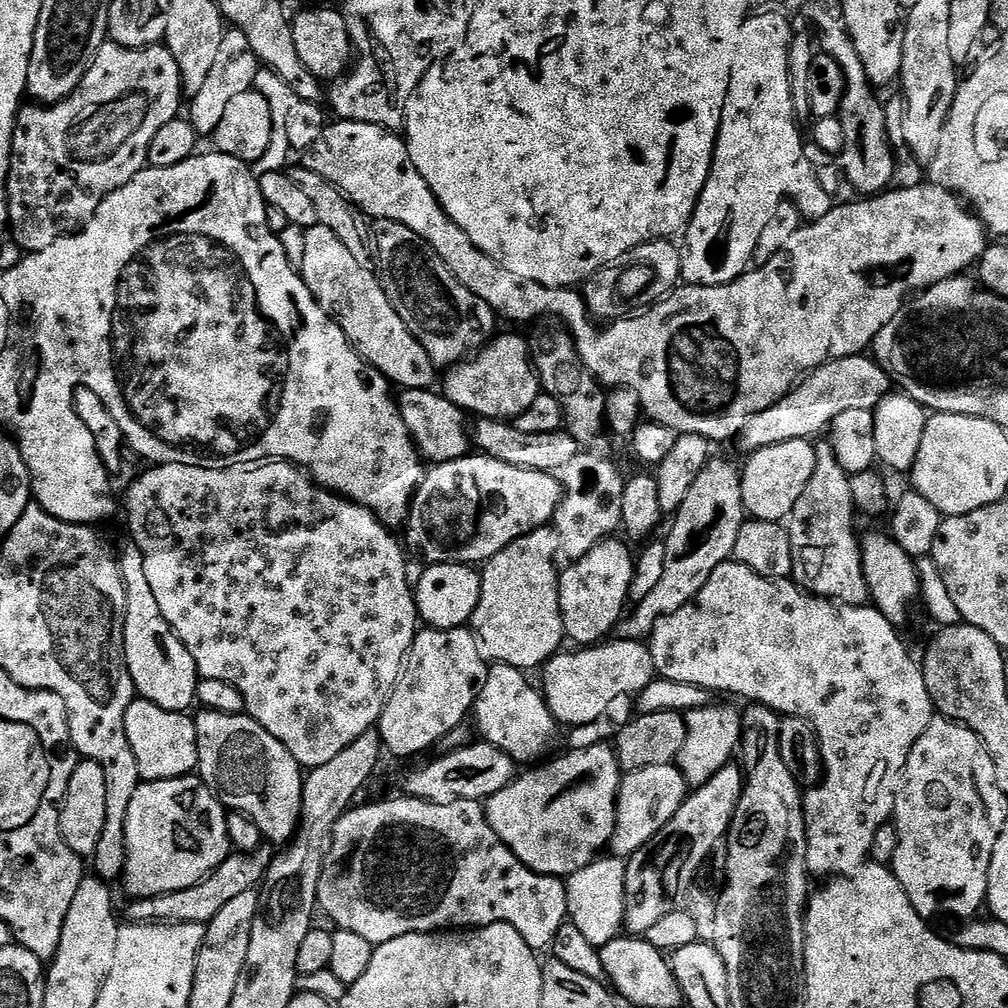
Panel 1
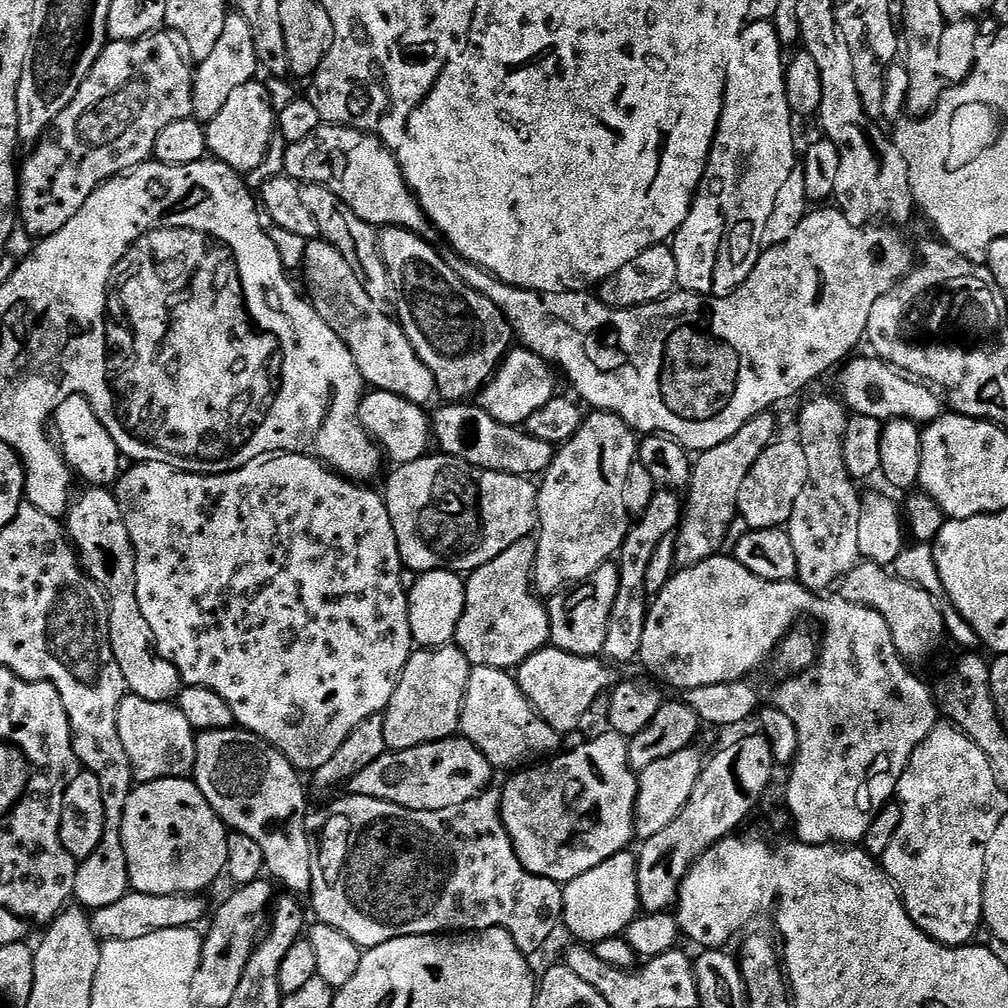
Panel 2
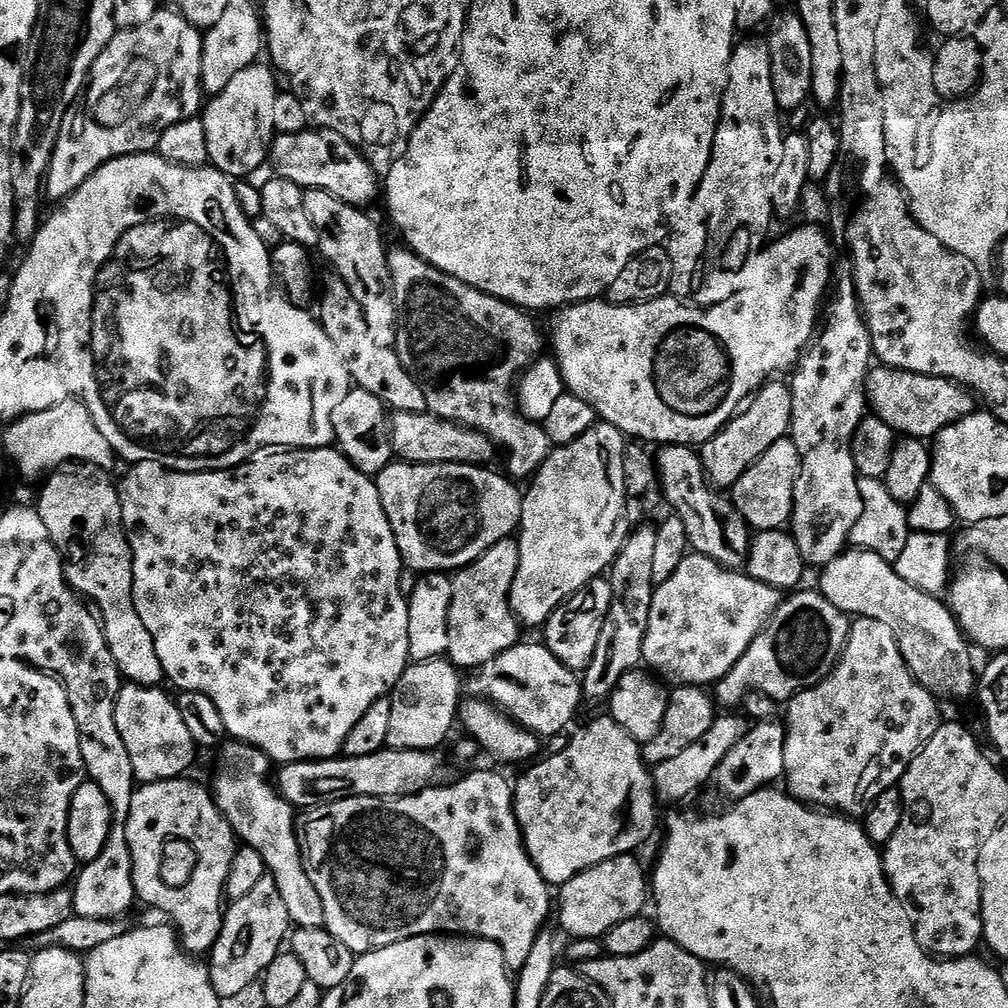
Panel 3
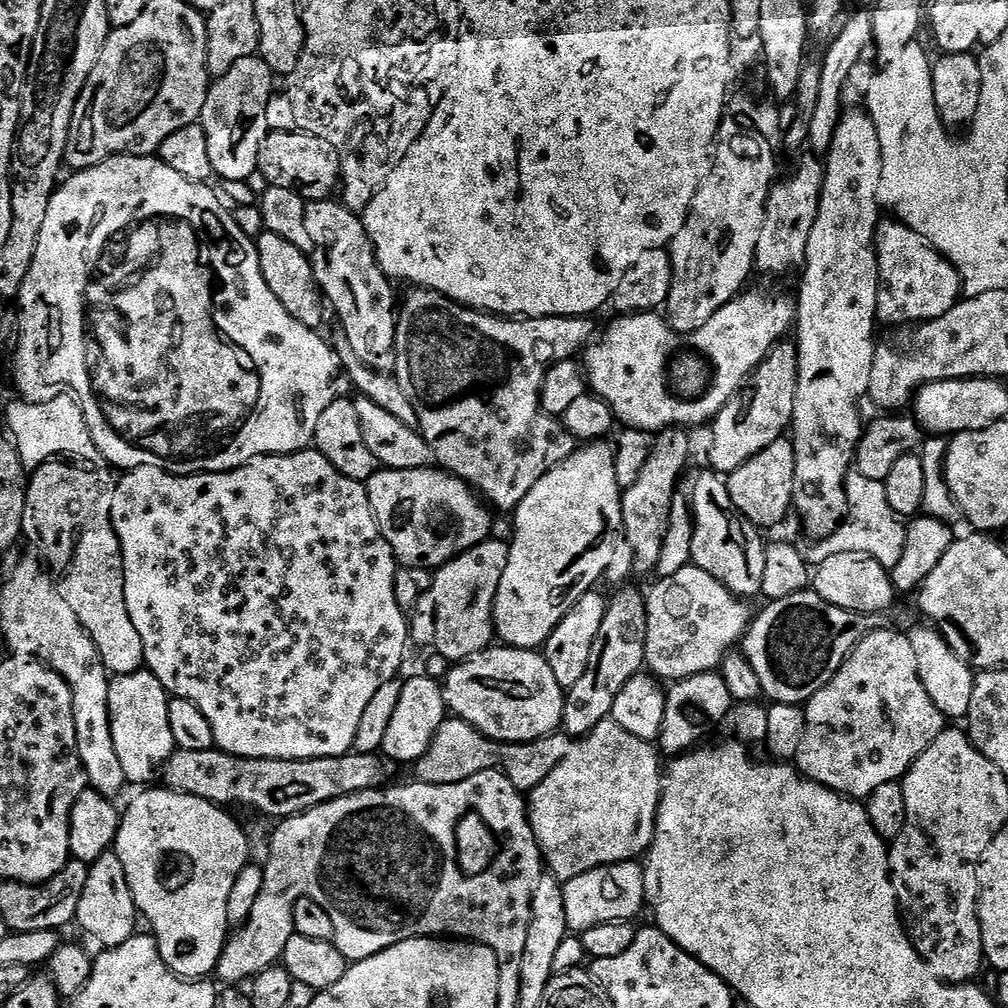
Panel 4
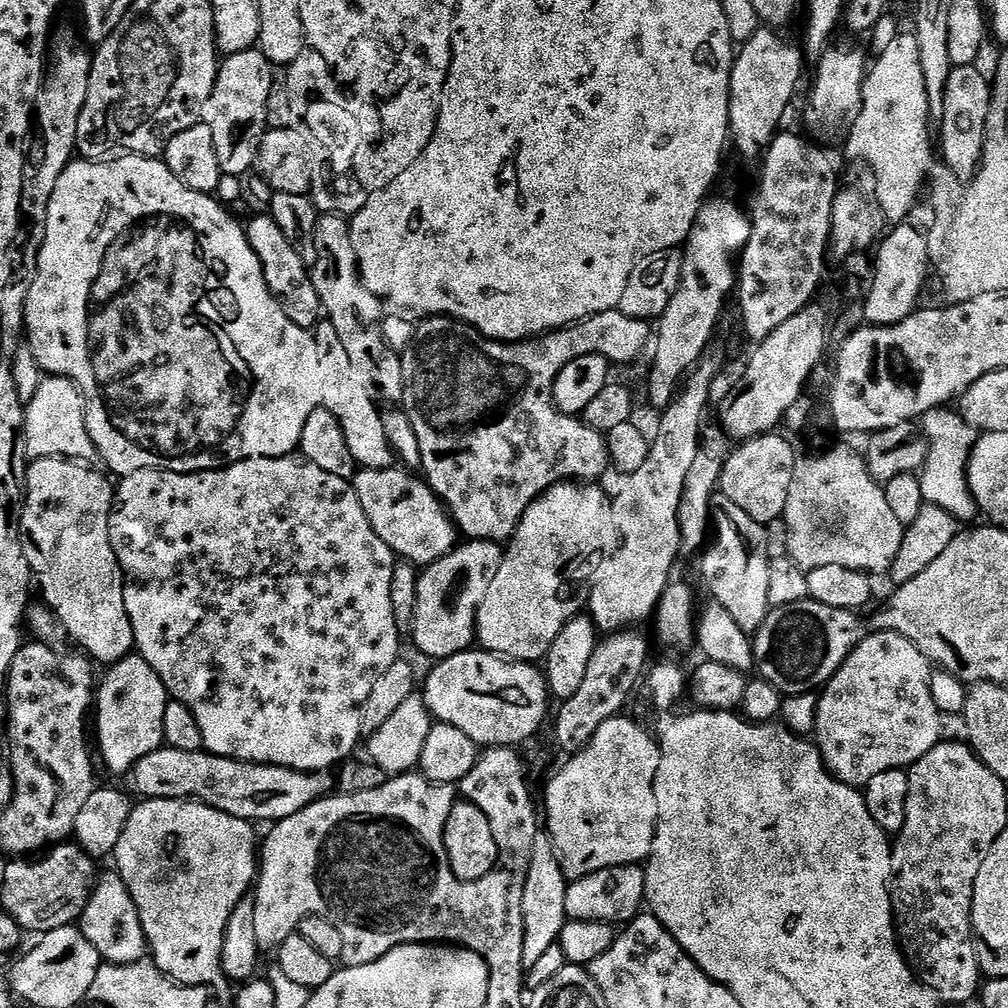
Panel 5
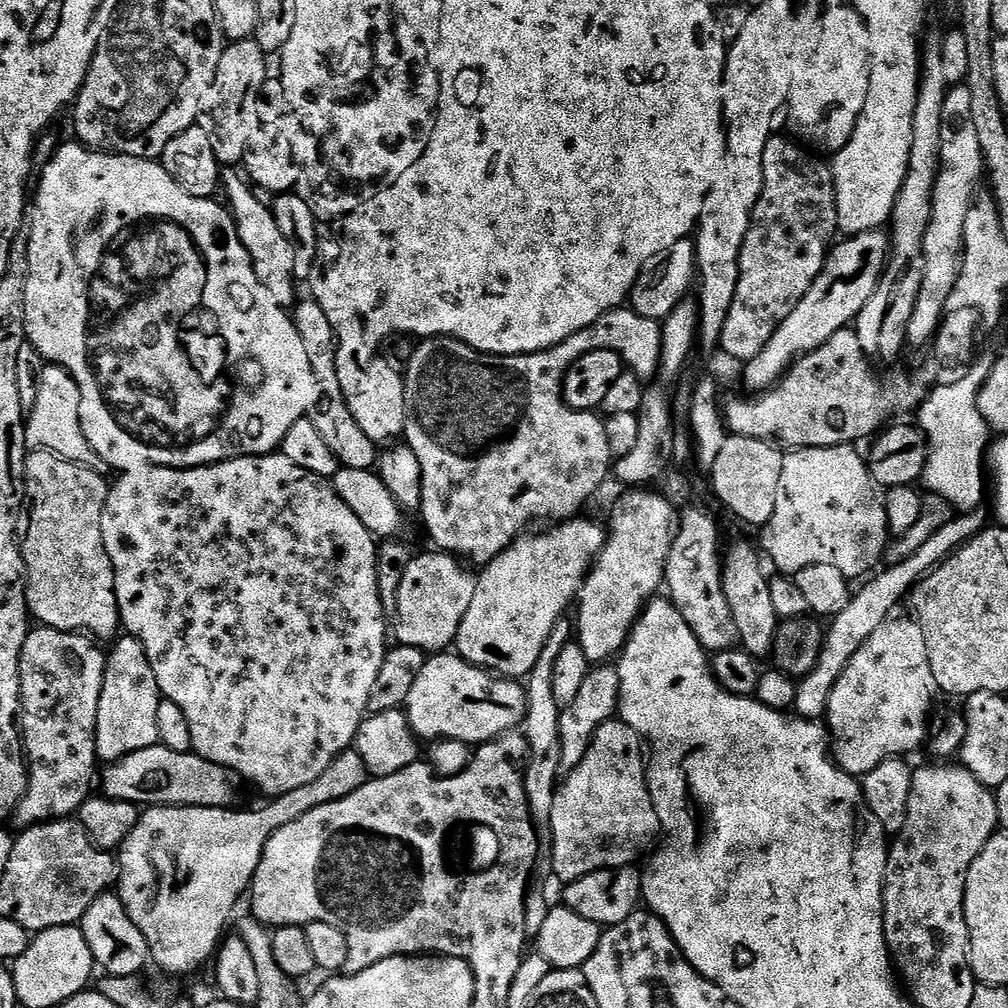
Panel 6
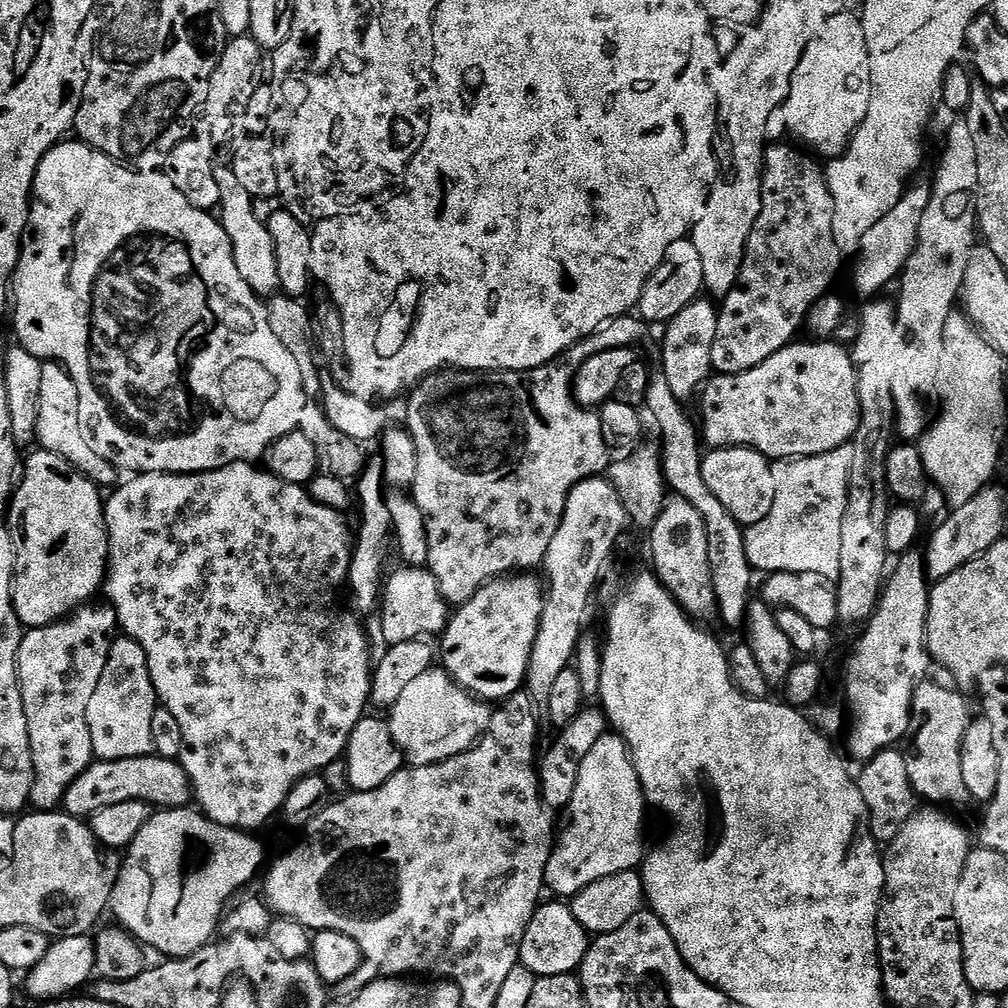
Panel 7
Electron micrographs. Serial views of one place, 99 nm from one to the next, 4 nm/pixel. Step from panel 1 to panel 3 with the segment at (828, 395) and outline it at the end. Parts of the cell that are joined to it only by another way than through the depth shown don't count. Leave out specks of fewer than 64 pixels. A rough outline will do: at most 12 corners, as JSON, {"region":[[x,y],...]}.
{"region":[[873,367],[871,411],[897,434],[931,441],[972,415],[953,380]]}

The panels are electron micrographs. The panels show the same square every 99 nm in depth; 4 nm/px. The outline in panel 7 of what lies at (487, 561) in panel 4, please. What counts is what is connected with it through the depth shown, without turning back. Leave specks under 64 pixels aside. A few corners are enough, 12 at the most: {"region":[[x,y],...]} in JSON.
{"region":[[424,566],[387,577],[388,646],[443,633],[450,605]]}

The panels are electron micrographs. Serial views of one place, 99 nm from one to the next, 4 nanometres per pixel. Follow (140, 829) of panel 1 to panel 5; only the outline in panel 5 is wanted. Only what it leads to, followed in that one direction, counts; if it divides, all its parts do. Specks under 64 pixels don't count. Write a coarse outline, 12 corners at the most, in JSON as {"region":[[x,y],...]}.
{"region":[[145,800],[115,871],[150,959],[216,975],[258,876],[249,821]]}

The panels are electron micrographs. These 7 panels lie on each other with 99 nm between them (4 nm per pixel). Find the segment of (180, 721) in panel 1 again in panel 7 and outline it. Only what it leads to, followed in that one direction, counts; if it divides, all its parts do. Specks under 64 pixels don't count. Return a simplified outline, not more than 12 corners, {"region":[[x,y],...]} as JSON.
{"region":[[113,639],[86,706],[93,757],[153,755],[148,655]]}

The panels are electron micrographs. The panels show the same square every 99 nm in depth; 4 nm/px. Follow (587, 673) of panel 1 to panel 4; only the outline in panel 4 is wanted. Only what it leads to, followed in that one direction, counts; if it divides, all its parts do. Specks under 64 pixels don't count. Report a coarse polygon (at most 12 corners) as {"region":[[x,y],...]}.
{"region":[[493,646],[443,677],[453,717],[503,744],[562,725],[539,651]]}

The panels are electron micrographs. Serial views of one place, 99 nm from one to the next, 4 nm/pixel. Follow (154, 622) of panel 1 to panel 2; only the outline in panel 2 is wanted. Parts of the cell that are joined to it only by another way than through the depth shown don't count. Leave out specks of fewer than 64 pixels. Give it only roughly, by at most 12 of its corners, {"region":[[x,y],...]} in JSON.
{"region":[[108,488],[71,501],[66,531],[108,597],[125,689],[166,704],[176,667],[136,597],[136,551]]}

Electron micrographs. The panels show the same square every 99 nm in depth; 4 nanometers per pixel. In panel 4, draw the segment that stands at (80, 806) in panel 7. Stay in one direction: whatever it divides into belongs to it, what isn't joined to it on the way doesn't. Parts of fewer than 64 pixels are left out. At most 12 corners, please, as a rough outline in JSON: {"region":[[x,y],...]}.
{"region":[[177,750],[171,792],[283,818],[385,783],[379,755]]}

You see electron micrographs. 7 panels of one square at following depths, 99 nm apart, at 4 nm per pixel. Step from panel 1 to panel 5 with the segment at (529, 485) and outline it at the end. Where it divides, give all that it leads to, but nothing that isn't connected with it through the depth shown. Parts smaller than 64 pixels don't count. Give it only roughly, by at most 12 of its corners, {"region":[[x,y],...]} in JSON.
{"region":[[396,466],[350,483],[378,538],[427,566],[458,529],[427,483]]}

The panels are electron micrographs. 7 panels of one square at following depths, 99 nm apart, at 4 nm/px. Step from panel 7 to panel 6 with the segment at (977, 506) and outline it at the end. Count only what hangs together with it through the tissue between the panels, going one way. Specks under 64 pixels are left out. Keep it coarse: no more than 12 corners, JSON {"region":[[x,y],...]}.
{"region":[[956,514],[916,553],[877,571],[831,617],[814,670],[796,685],[799,719],[827,717],[862,642],[928,573],[984,531]]}

